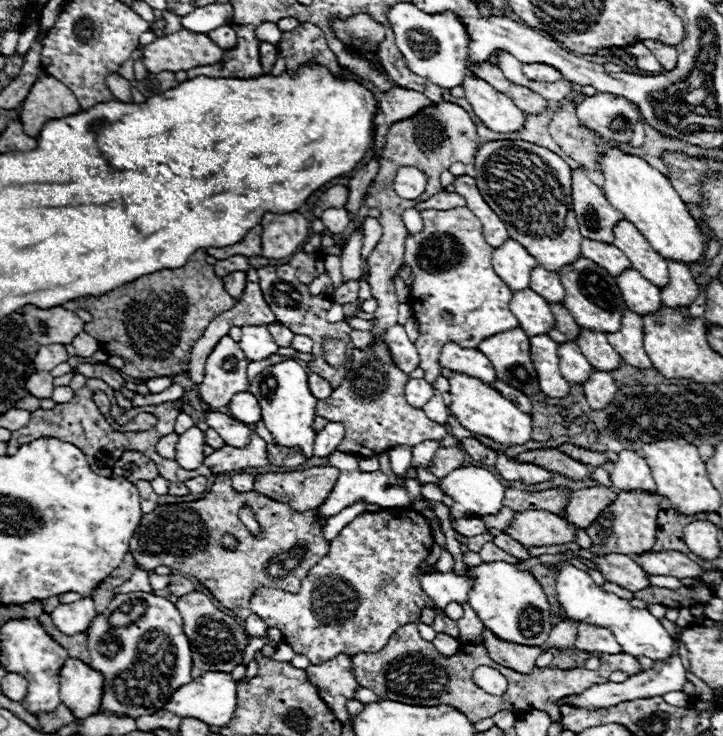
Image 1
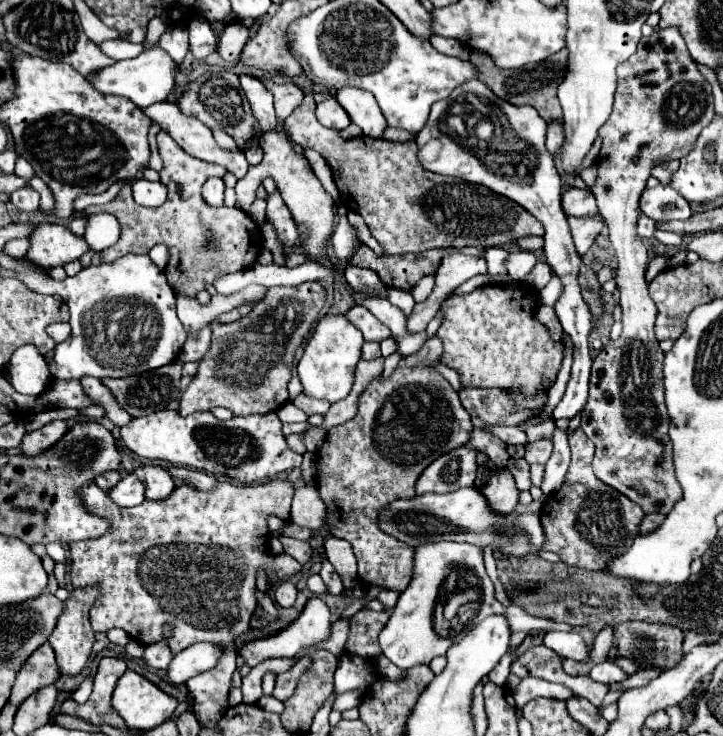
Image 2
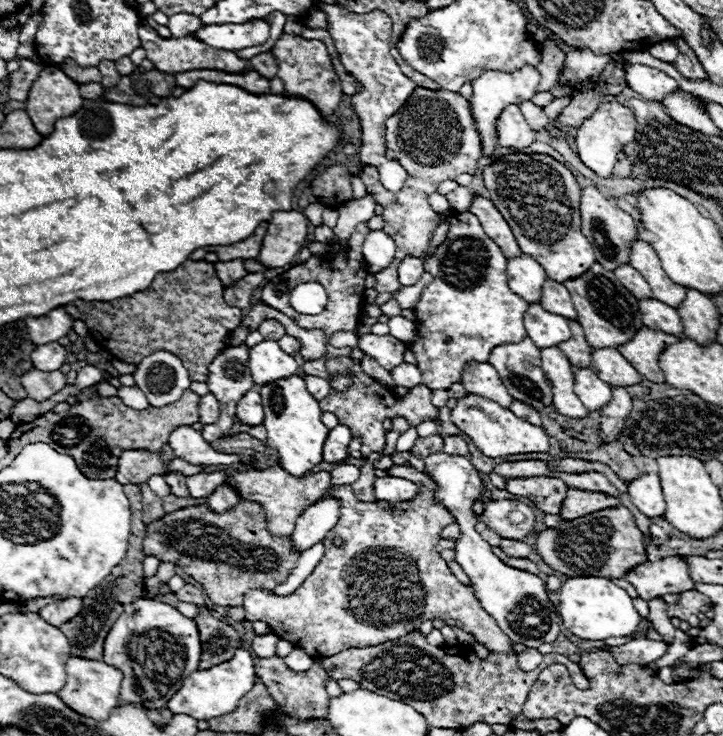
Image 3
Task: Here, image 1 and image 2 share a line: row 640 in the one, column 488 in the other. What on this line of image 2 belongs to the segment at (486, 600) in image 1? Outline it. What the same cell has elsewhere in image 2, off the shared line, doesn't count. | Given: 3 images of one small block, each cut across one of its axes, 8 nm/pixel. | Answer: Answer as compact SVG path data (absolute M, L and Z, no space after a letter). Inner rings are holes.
M460 488L450 494L422 494L410 500L394 500L378 514L378 528L394 536L400 542L414 546L428 542L468 542L480 548L492 546L504 554L526 556L532 550L540 550L544 542L544 532L540 526L540 514L522 514L512 512L510 516L494 516L490 508L486 508L486 498L478 488Z

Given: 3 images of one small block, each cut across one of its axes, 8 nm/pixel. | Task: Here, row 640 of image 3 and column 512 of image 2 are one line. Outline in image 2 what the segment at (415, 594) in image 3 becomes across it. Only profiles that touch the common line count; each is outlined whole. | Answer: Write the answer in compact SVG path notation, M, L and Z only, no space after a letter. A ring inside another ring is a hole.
M486 284L464 296L444 300L446 318L438 328L444 342L442 362L460 374L462 388L518 388L532 396L544 386L554 384L562 364L562 344L552 342L542 324L534 320L536 292L522 286L502 288ZM502 468L498 470L482 488L482 494L490 506L492 512L496 514L510 514L514 512L514 506L518 504L518 490L514 486L514 478L512 474Z

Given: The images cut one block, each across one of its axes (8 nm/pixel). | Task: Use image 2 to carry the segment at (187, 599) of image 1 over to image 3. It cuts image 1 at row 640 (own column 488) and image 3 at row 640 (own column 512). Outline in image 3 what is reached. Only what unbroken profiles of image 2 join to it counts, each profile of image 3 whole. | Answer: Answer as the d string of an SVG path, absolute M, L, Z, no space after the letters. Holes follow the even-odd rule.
M204 606L200 608L194 622L198 624L202 640L202 658L200 658L202 670L230 660L234 652L242 646L242 634L236 632L230 624L216 620Z

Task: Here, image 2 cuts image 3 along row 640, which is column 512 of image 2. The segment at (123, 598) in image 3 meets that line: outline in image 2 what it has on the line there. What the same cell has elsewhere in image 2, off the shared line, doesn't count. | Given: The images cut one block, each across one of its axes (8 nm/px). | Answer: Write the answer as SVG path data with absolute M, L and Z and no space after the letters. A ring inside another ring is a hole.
M476 50L472 52L470 62L474 64L474 68L478 72L478 80L484 82L498 98L502 98L514 106L524 106L524 104L534 106L544 120L562 120L560 104L556 98L556 88L564 76L564 68L560 68L560 52L554 58L548 58L544 62L530 64L530 66L518 68L518 70L500 70L494 66L490 56L486 56L484 52L476 52Z

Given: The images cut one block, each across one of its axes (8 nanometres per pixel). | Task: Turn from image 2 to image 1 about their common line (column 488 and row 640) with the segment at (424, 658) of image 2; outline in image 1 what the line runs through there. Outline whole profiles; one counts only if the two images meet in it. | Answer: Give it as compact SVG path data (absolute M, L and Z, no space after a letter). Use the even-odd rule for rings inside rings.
M580 624L576 648L586 650L590 654L620 654L622 652L620 644L616 642L616 638L610 630L594 628L588 624Z

